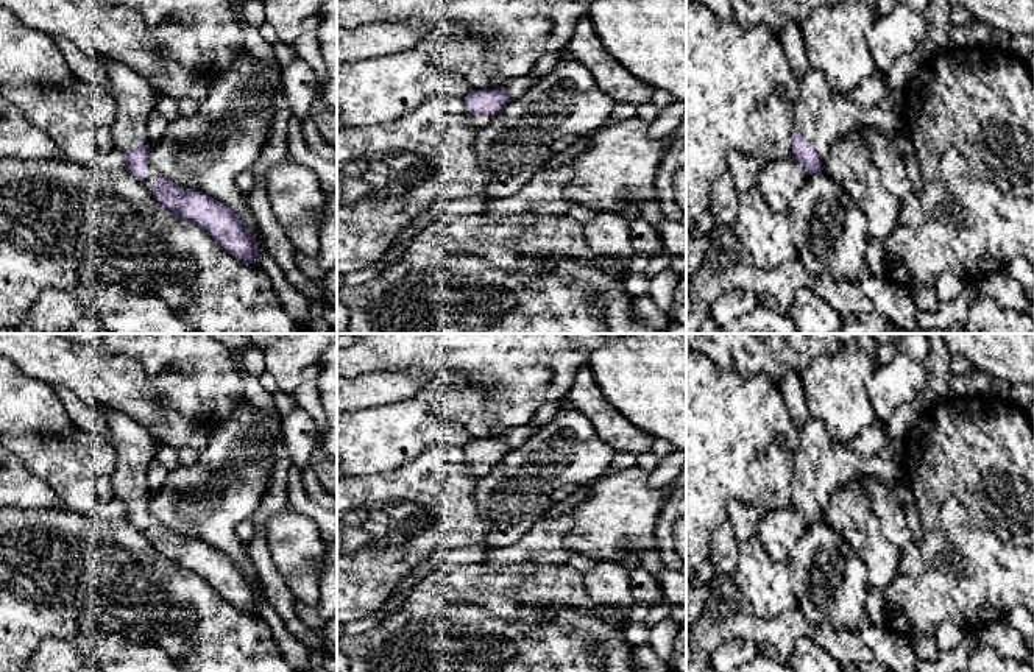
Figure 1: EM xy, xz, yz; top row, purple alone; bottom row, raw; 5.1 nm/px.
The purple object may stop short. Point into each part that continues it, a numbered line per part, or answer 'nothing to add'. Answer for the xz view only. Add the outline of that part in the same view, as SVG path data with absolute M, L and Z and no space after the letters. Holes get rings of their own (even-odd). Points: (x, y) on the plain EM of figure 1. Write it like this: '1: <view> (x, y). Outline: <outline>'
1: xz (478, 470). Outline: M469 462L468 471L474 479L485 477L491 471L491 465L479 463L479 462Z

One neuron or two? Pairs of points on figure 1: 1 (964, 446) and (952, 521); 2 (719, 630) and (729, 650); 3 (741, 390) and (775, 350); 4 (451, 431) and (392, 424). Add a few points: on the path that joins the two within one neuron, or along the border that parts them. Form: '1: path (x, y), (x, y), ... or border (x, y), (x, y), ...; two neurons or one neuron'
1: border (952, 495), (969, 509); two neurons
2: border (729, 640), (710, 655); two neurons
3: border (718, 367), (766, 374), (777, 382); two neurons
4: path (437, 429), (406, 427); one neuron

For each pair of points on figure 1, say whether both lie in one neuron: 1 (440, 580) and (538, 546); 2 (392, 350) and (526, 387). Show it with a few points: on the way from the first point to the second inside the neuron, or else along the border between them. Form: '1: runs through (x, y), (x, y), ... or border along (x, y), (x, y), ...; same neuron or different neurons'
1: border along (484, 560), (492, 563), (527, 562); different neurons
2: runs through (424, 350), (493, 354); same neuron

